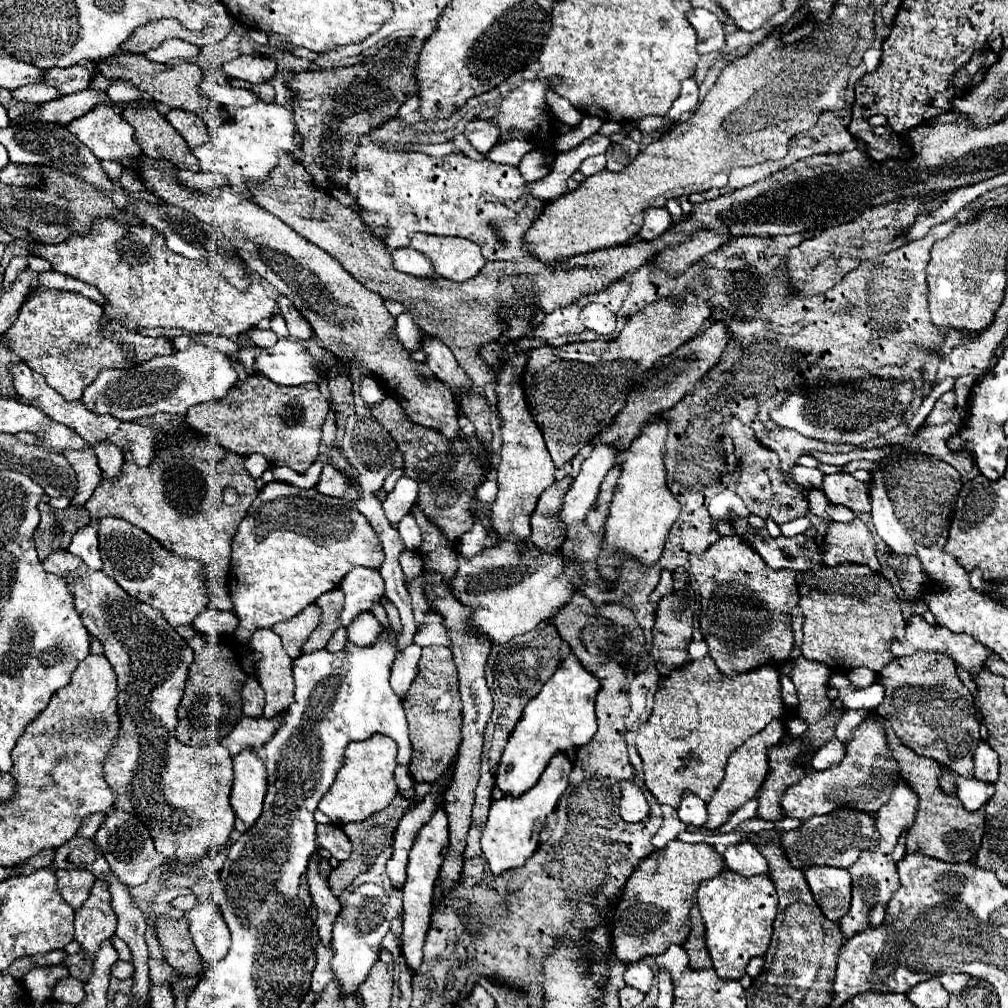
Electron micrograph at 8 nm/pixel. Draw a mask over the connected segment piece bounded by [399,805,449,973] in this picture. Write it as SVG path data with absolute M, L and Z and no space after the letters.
M439 805L437 811L433 813L433 819L425 827L421 827L421 831L413 843L413 849L409 855L407 879L403 885L403 915L401 915L403 917L403 933L401 933L399 941L401 941L401 953L413 973L419 969L421 959L423 959L421 947L425 943L429 923L431 923L433 889L435 889L435 881L441 871L441 863L447 855L447 847L449 847L449 835L447 835L447 827L445 827L445 809Z

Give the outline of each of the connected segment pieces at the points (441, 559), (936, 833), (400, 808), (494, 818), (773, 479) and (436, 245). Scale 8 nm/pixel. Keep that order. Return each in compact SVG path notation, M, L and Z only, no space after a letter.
M415 507L411 509L411 515L417 519L417 525L421 527L421 533L423 533L423 545L421 545L421 551L417 553L425 561L425 569L441 571L449 579L449 575L457 571L457 559L455 559L453 545L449 545L449 541L441 535L441 531L437 531L433 523L429 525L429 519L425 519L425 515L421 515Z
M881 719L885 733L887 733L887 745L893 753L899 773L903 779L919 793L919 813L915 819L915 825L909 829L905 837L905 853L923 853L927 857L935 857L949 863L959 861L975 861L975 855L979 851L979 843L983 837L983 825L985 825L985 807L981 807L975 813L969 813L963 809L963 803L957 797L949 797L937 787L937 775L941 775L941 765L929 757L919 757L915 751L905 747L893 729Z
M397 795L397 797L389 803L389 807L385 807L385 809L379 811L377 815L371 815L369 819L363 819L361 823L347 823L347 825L343 827L345 835L349 837L349 841L351 841L351 845L353 845L353 851L351 851L351 857L349 857L347 861L341 861L339 867L335 867L335 869L329 873L329 887L331 887L331 891L333 891L335 897L339 897L339 895L343 893L343 889L347 889L357 875L365 873L365 871L369 869L369 865L377 859L377 855L379 855L385 847L389 847L389 845L393 843L395 827L397 827L397 823L399 823L401 815L405 815L405 811L409 811L409 807L411 807L411 801L405 799L405 797L401 797L401 795Z
M557 753L539 781L535 783L533 789L529 789L525 795L511 799L511 797L501 797L495 801L489 809L489 819L485 823L483 835L481 835L481 851L483 857L489 863L489 869L493 875L501 875L509 869L523 867L525 861L535 853L539 847L539 833L547 823L547 815L557 807L559 797L569 785L569 773L571 773L571 761L567 759L565 753Z
M729 417L721 423L721 427L729 433L729 437L733 439L733 445L737 449L737 455L739 455L739 461L743 463L743 473L741 473L741 479L737 483L737 489L735 493L745 501L747 509L759 517L773 517L775 523L785 523L785 521L791 521L791 519L797 519L797 517L803 517L805 511L807 511L807 503L805 503L805 497L803 493L799 493L797 489L791 489L779 469L779 457L777 453L769 451L767 447L763 447L753 431L743 425L739 419L735 417Z
M417 233L411 239L411 247L433 261L439 277L451 281L467 281L485 265L479 247L467 239Z

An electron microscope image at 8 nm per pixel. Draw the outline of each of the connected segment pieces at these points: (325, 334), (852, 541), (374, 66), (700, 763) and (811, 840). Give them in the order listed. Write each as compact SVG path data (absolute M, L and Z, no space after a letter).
M145 157L143 185L155 195L161 195L165 203L189 211L193 217L229 237L239 255L245 259L247 267L269 281L293 303L295 309L301 311L323 347L333 351L341 361L349 363L349 367L357 367L369 375L375 375L377 379L381 377L381 387L397 399L413 423L439 431L447 441L459 439L461 429L457 421L459 415L455 395L429 371L427 363L413 361L411 351L405 351L399 339L391 333L395 327L395 317L385 309L381 295L369 291L355 277L351 277L335 257L303 239L281 219L265 209L259 209L251 199L235 193L231 187L217 191L217 195L185 195L185 191L181 191L181 187L169 179L169 171L175 171L171 163L157 163L157 159Z
M861 519L849 523L831 521L819 549L823 553L823 563L829 567L841 563L865 563L879 571L875 541Z
M403 37L387 43L375 57L357 65L327 71L303 71L287 81L287 87L293 89L291 105L295 125L303 135L299 161L319 189L331 191L333 187L345 187L351 177L349 159L355 155L359 137L391 119L407 99L417 95L413 67L421 47L423 41Z
M709 657L685 663L685 667L673 671L659 683L659 689L655 693L653 713L637 729L635 749L643 761L645 787L659 803L665 803L673 809L679 807L681 795L685 791L691 791L693 795L701 797L707 803L725 775L725 765L729 755L751 735L763 731L771 719L781 717L781 713L783 713L781 683L775 667L761 665L755 667L755 671L729 677L723 675Z
M835 809L823 817L815 817L801 823L793 831L783 831L779 837L779 845L783 847L791 867L797 869L807 869L809 865L849 869L857 861L863 847L875 843L877 843L877 833L873 831L873 819L867 813L853 809Z

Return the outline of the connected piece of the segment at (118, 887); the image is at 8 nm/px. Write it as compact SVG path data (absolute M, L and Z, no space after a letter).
M115 875L105 877L105 881L109 883L109 893L111 893L111 903L113 903L113 911L119 917L117 923L117 931L115 935L121 937L131 953L133 953L133 967L135 967L135 985L133 985L133 995L141 1001L147 1003L147 995L149 995L149 969L147 969L147 945L145 945L145 929L147 929L147 921L145 915L141 913L141 909L133 903L133 897L129 893L129 887L123 885Z

